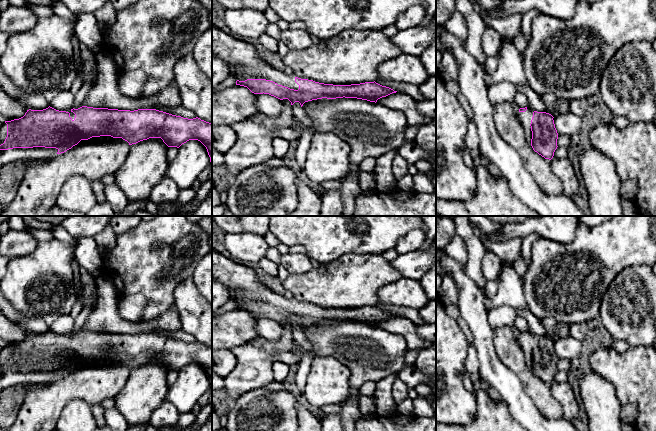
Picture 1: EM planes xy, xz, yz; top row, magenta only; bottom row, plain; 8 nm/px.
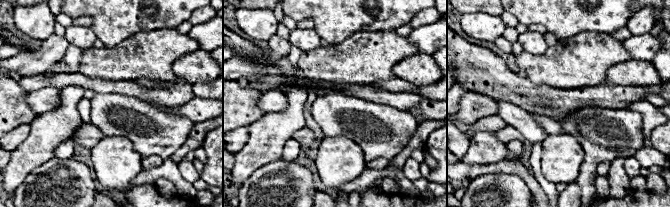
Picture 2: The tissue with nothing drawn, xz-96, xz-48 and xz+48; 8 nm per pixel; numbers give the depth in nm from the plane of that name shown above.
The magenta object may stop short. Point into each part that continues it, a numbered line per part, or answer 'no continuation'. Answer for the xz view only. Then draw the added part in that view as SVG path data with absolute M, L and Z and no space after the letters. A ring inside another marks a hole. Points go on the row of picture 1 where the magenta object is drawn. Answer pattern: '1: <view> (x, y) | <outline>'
1: xz (242, 58) | M212 24L213 59L224 61L231 70L230 75L239 81L266 79L290 89L299 89L293 74L275 71L258 57L258 53L253 45L233 38Z

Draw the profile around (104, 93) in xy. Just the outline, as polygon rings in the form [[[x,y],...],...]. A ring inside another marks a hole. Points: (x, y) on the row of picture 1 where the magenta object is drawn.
[[[103,47],[96,55],[99,69],[98,79],[90,88],[83,106],[118,110],[154,109],[157,106],[168,108],[182,105],[179,88],[170,84],[151,97],[129,98],[118,89],[117,70],[110,50]]]

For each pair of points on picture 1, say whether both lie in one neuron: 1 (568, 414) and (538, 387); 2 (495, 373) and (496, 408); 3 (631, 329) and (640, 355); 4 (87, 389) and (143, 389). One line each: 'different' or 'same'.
1: different
2: different
3: different
4: different

